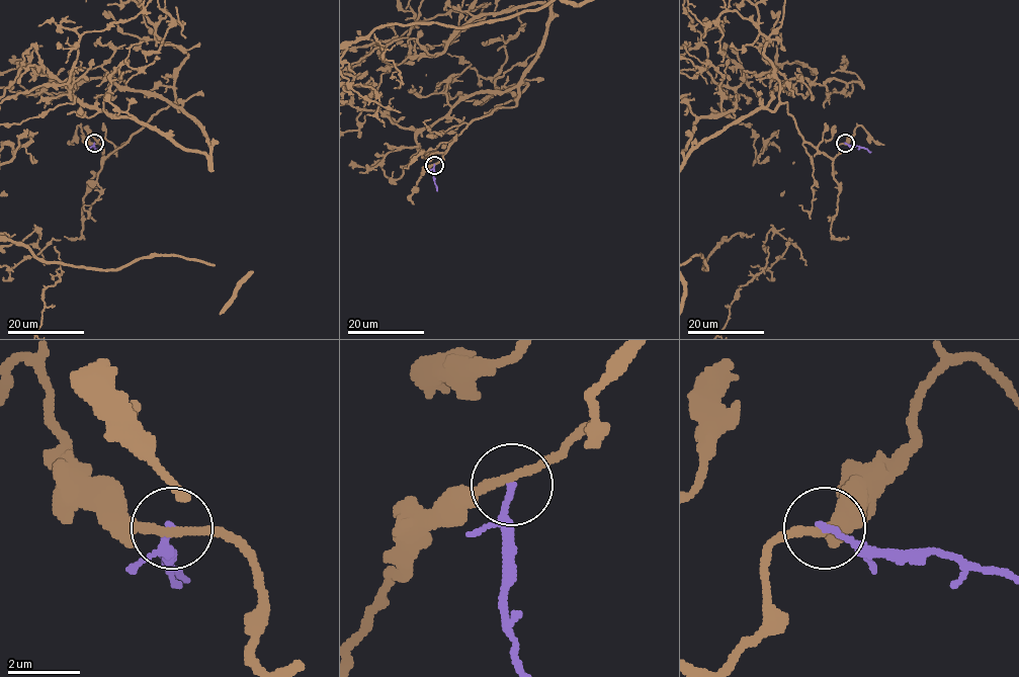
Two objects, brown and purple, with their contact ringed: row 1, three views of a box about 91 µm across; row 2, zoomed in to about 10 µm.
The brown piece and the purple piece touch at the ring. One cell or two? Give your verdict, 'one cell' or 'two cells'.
two cells

